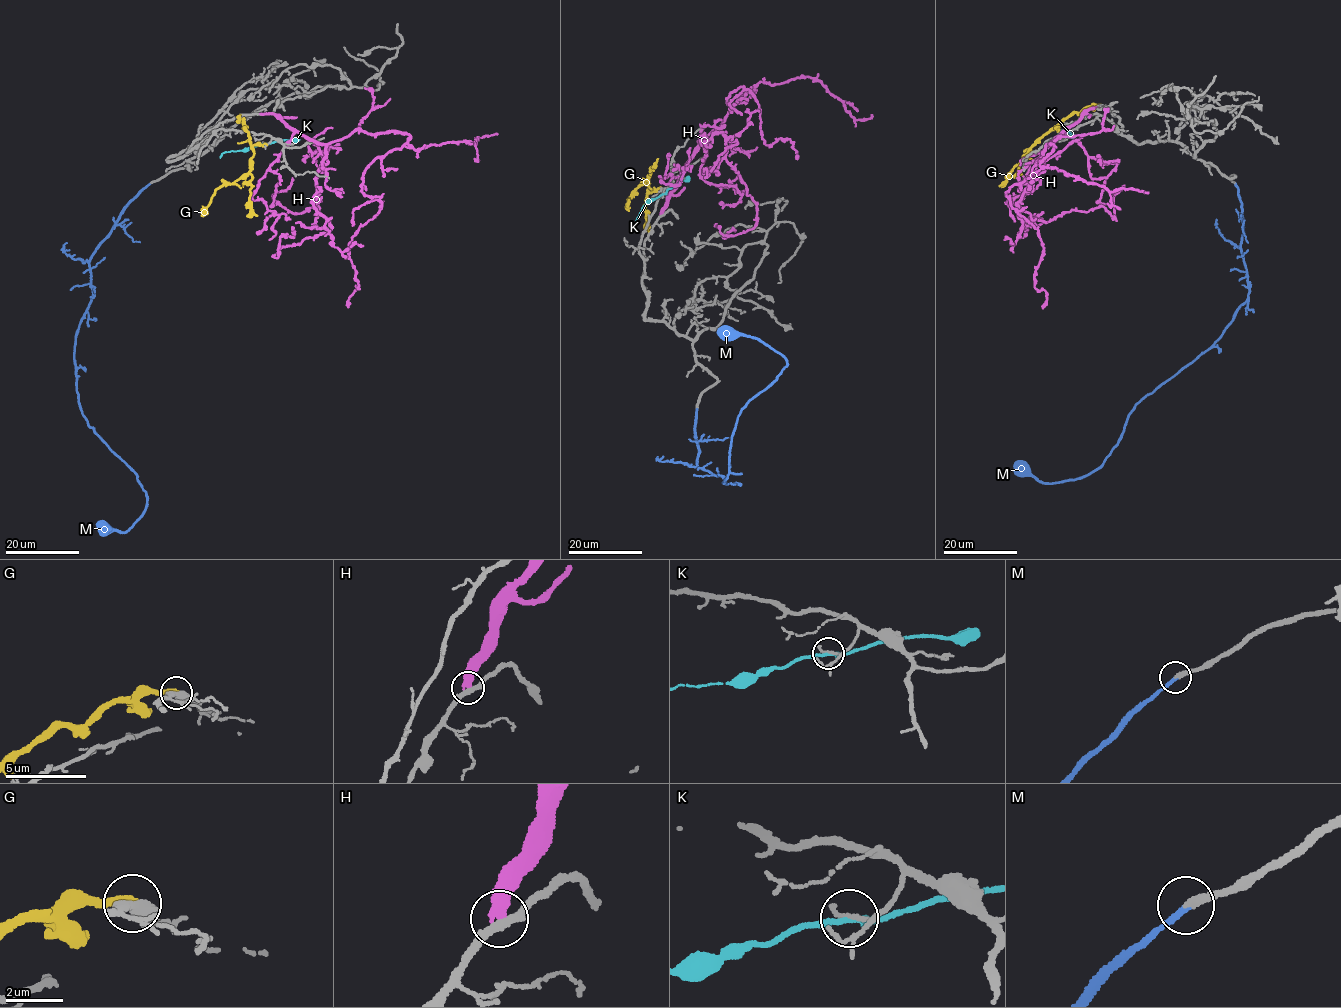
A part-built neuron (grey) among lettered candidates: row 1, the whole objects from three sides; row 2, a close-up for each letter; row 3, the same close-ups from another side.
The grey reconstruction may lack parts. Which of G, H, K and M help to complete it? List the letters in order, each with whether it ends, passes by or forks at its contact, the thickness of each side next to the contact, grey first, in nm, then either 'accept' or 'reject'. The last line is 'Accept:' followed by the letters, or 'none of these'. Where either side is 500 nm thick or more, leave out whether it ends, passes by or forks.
G: it ends; calibres 400 and 300 nm; reject
H: it ends; calibres 220 and 440 nm; reject
K: it passes by; calibres 140 and 190 nm; reject
M: it ends; calibres 240 and 240 nm; accept
Accept: M

